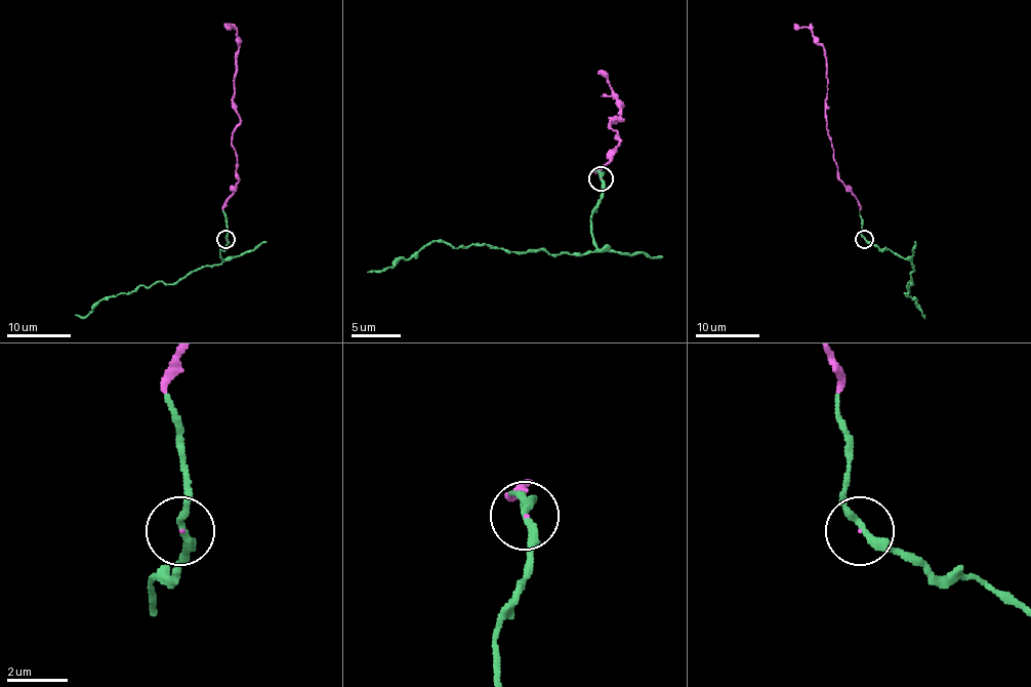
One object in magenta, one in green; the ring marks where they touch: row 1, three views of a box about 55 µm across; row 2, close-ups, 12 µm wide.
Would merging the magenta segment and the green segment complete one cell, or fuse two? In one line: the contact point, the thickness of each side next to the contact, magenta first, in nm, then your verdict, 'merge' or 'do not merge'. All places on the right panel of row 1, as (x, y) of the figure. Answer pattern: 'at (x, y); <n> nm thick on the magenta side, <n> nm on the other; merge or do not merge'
at (864, 239); 40 nm thick on the magenta side, 240 nm on the other; merge

